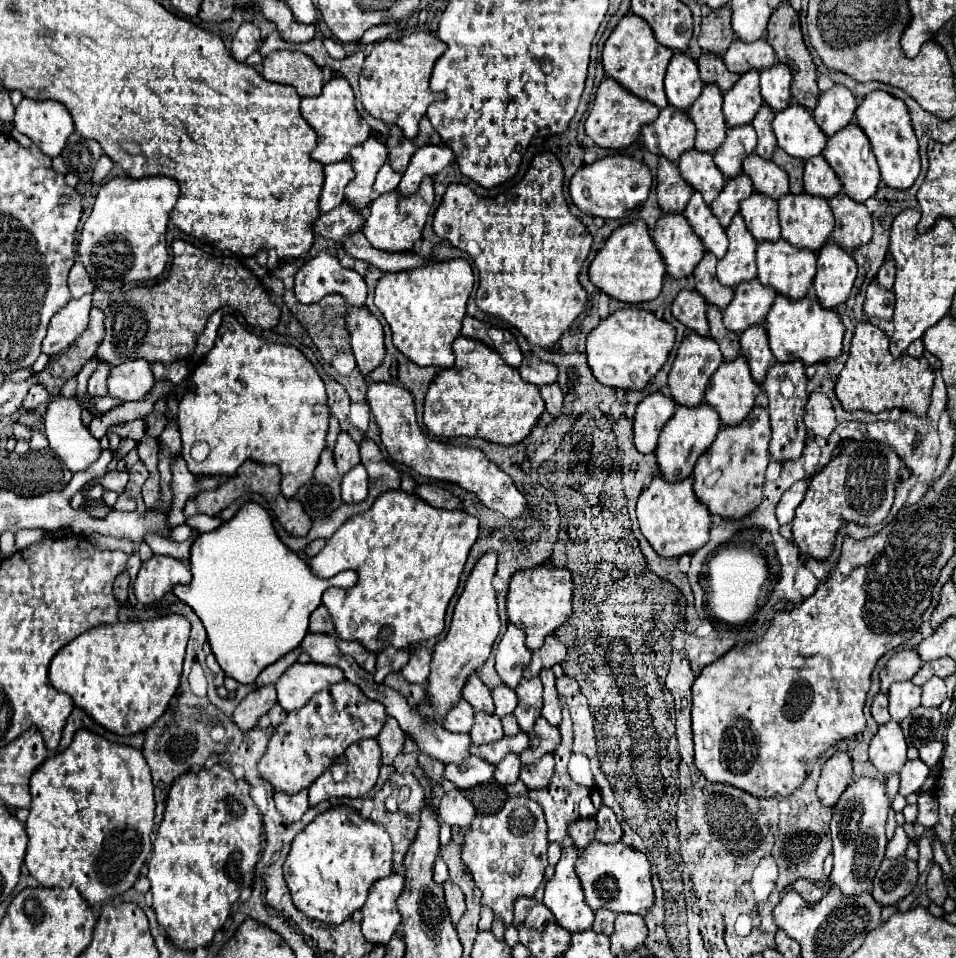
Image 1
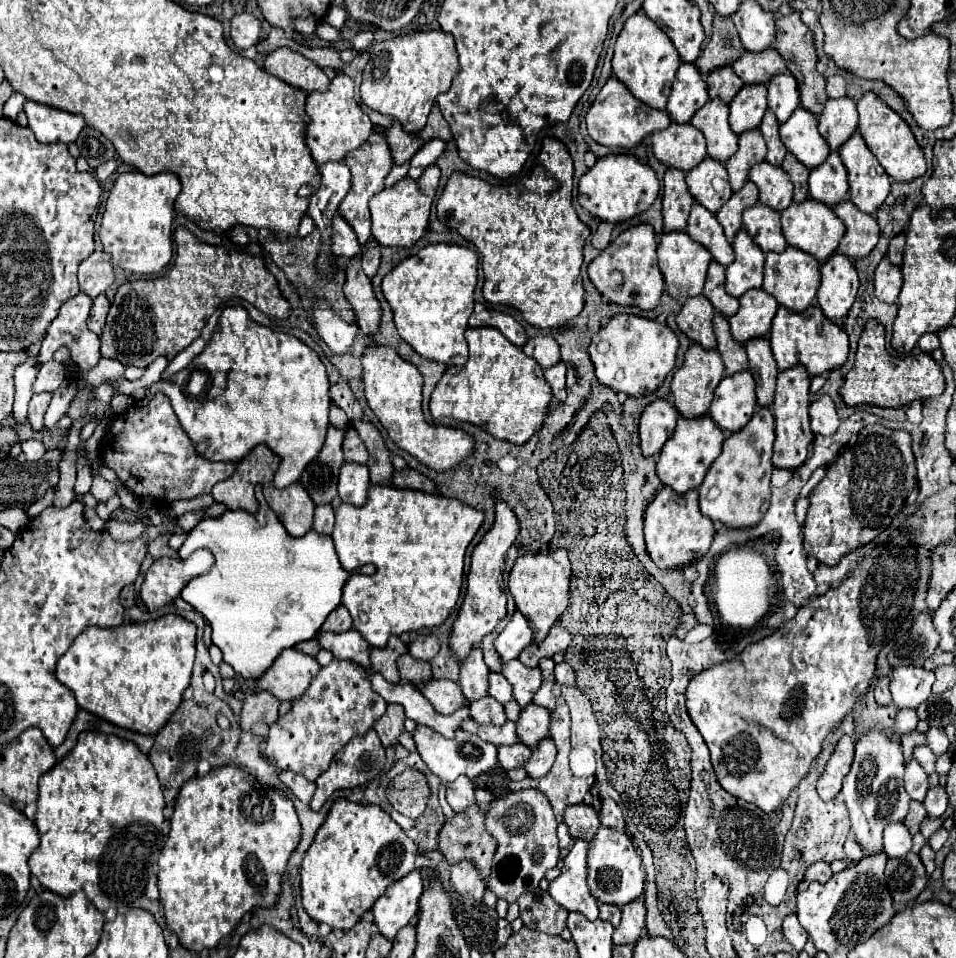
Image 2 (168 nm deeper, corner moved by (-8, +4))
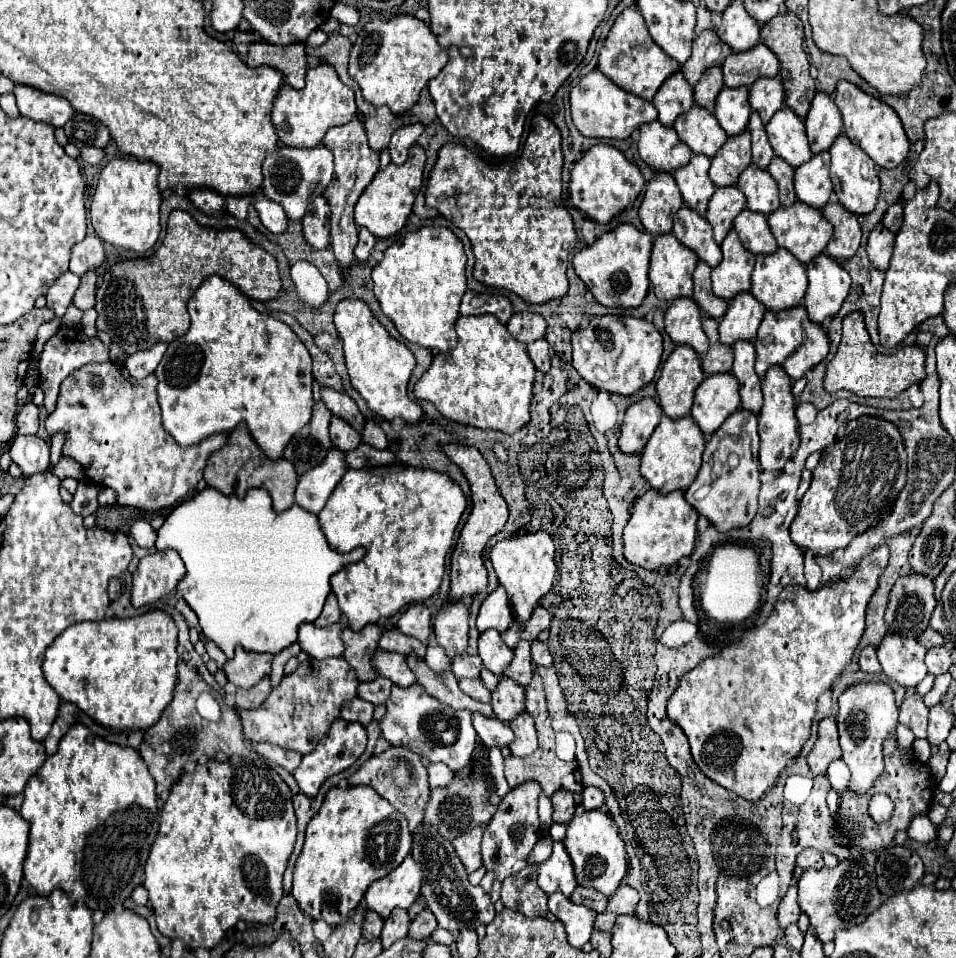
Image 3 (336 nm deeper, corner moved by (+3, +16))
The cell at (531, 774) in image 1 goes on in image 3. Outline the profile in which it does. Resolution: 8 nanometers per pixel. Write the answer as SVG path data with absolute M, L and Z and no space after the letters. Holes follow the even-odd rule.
M524 712L510 722L514 732L514 740L510 742L510 750L514 756L530 756L538 748L538 734L534 728L534 720Z

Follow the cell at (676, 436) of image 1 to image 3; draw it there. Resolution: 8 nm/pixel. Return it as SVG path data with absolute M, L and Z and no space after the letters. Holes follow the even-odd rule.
M662 416L658 428L654 430L652 438L648 440L644 452L642 452L642 462L640 462L640 474L646 478L650 488L670 494L674 490L686 490L686 486L696 478L700 464L702 464L702 452L704 452L704 434L696 426L696 422L686 416L686 418L668 418Z

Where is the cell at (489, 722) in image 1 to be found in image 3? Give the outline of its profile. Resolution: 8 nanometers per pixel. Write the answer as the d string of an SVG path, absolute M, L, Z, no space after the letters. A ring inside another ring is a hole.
M462 678L462 680L458 680L458 684L460 684L462 692L466 692L468 696L472 696L474 700L478 700L478 702L490 702L490 690L484 686L484 682L480 678L478 680L466 680L466 678Z

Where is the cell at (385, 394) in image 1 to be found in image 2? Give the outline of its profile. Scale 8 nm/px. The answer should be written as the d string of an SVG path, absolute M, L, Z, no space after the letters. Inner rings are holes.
M367 348L363 356L363 384L365 384L365 396L387 430L389 438L403 450L407 450L411 456L421 460L427 468L435 472L451 472L457 470L459 464L463 464L469 456L473 456L475 440L463 430L445 428L445 426L433 426L427 424L423 412L421 412L421 388L423 378L419 370L405 362L393 348Z

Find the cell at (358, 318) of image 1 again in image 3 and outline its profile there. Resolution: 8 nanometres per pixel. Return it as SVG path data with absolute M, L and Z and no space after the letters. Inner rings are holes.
M354 118L344 126L334 126L326 132L322 144L334 154L334 178L332 182L326 186L326 192L322 192L322 196L328 200L330 208L332 208L332 218L330 218L330 246L336 254L336 260L340 264L340 268L344 272L348 272L352 260L354 260L354 246L358 240L358 226L354 222L354 206L360 198L360 194L364 192L364 188L372 182L372 178L378 172L378 152L368 148L368 140L366 140L366 132L364 132L364 124Z

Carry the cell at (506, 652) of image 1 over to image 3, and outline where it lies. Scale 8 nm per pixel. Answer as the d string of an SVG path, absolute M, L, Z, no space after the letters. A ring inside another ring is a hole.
M498 586L494 592L486 596L486 600L480 606L478 612L478 632L484 632L486 628L496 628L498 632L504 632L514 622L514 614L506 596L506 590Z

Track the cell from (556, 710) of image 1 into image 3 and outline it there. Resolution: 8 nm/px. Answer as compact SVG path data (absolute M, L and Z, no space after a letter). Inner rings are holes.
M522 640L522 644L516 644L514 658L504 674L508 678L516 680L524 688L530 684L530 680L532 680L532 656L530 656L530 642L528 640Z

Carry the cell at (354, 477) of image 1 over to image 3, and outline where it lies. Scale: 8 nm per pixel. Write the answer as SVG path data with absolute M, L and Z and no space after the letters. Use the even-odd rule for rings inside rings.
M332 448L324 462L318 464L318 468L310 468L310 472L304 472L298 478L298 486L294 492L296 504L300 504L304 510L312 514L318 514L324 508L336 484L340 482L340 478L344 476L344 472L346 464L342 452Z

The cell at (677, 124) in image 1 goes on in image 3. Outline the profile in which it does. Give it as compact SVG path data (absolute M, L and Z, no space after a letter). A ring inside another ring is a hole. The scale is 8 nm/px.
M658 120L640 126L638 140L640 158L656 172L674 174L692 158L690 148L678 140L672 126L662 126Z

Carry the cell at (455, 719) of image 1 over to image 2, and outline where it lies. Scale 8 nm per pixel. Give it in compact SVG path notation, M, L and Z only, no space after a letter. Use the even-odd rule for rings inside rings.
M429 680L419 690L435 706L435 710L445 716L453 714L457 708L461 708L461 704L469 704L459 684L449 682L449 680Z

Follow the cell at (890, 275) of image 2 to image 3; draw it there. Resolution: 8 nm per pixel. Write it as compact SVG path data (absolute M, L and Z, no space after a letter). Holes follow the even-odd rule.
M882 222L870 232L868 236L868 244L866 244L866 252L872 260L872 264L878 270L886 270L888 262L892 258L892 250L894 250L894 232L890 232Z

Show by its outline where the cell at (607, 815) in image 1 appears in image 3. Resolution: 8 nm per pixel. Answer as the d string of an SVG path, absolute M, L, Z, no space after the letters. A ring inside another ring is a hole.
M588 786L582 790L582 808L584 810L598 810L604 808L604 794L600 788Z

